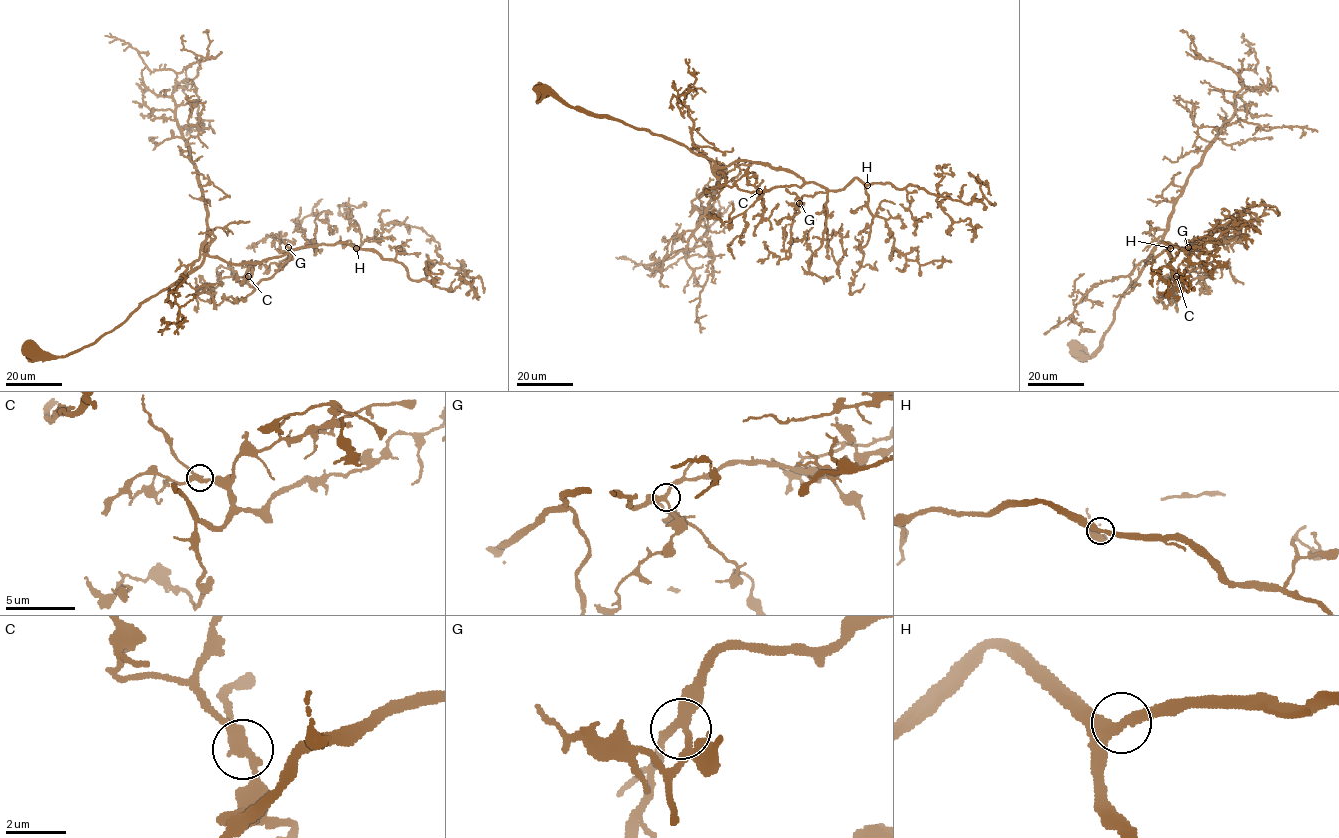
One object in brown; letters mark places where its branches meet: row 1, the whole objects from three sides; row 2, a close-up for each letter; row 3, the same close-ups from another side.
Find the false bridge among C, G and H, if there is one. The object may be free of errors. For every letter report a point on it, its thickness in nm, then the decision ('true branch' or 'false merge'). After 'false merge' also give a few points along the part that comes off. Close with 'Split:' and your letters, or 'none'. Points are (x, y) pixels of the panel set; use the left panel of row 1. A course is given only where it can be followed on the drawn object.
C: at (248, 276); 320 nm thick; true branch
G: at (288, 247); 300 nm thick; true branch
H: at (356, 248); 300 nm thick; true branch
Split: none

